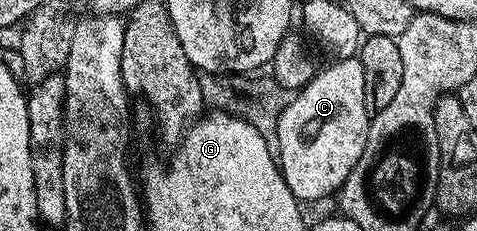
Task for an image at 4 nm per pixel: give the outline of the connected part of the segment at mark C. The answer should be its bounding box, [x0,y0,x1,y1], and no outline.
[276,56,371,202]

